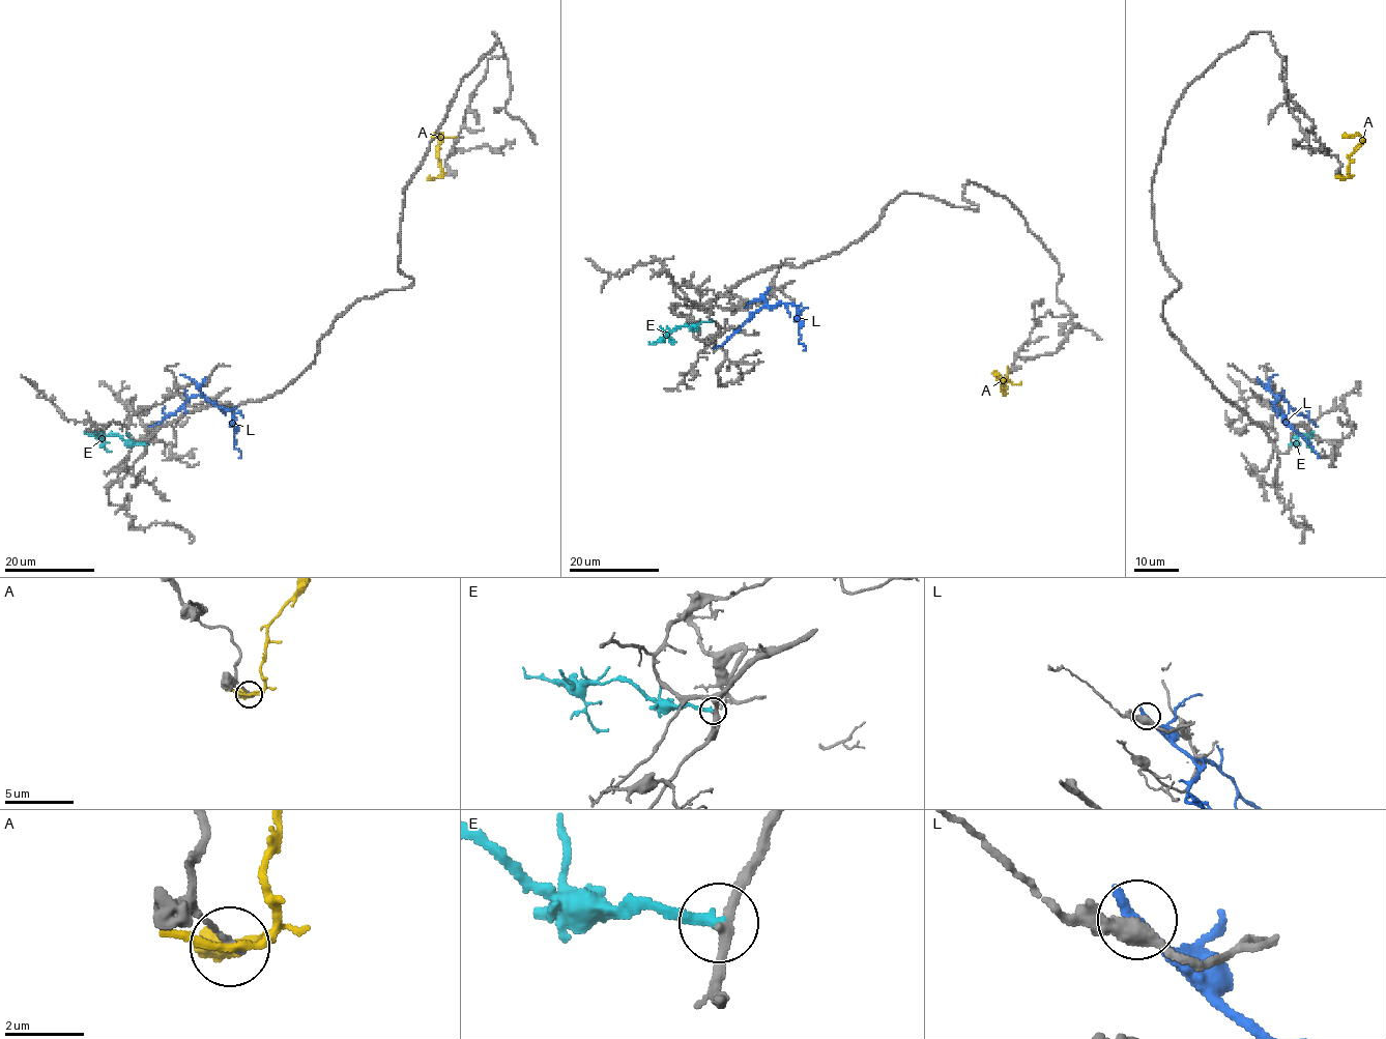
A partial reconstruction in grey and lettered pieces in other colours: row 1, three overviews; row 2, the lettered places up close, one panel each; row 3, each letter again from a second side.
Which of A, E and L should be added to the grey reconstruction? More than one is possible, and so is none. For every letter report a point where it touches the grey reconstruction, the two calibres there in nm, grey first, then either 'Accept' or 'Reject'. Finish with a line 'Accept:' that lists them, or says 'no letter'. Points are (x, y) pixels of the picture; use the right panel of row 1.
A: Touches grey at (1344, 177). Thickness 130 nm (grey) against 180 nm. Reject
E: Touches grey at (1291, 444). Thickness 240 nm (grey) against 260 nm. Reject
L: Touches grey at (1260, 381). Thickness 440 nm (grey) against 360 nm. Reject
Accept: no letter

